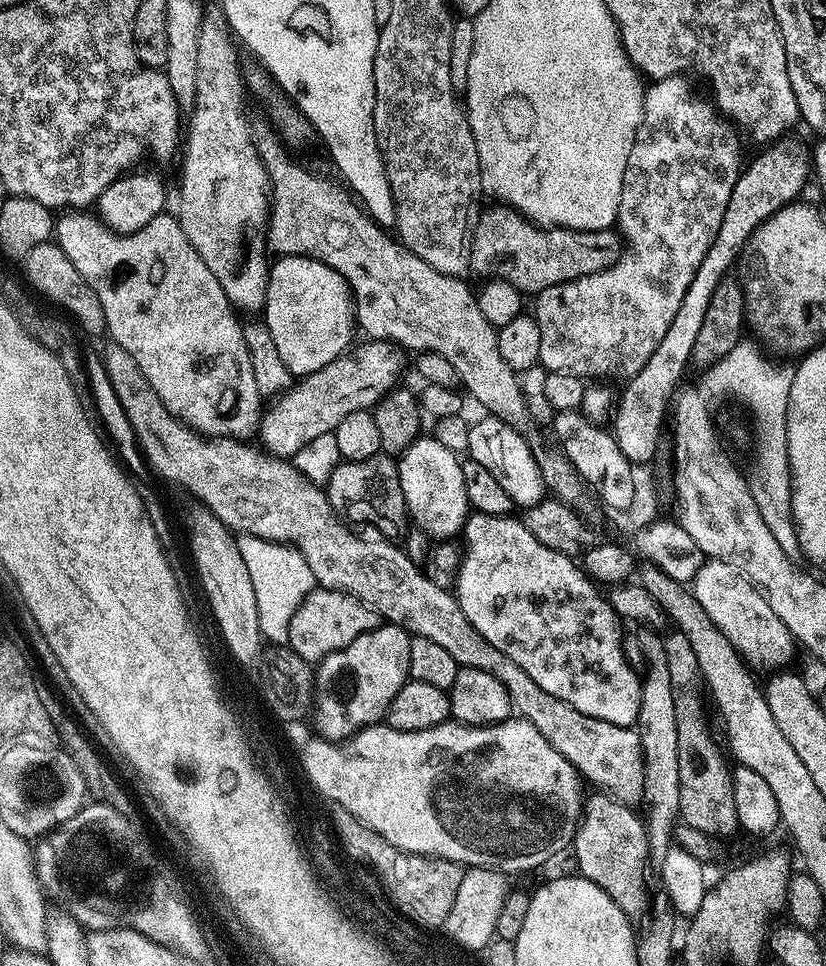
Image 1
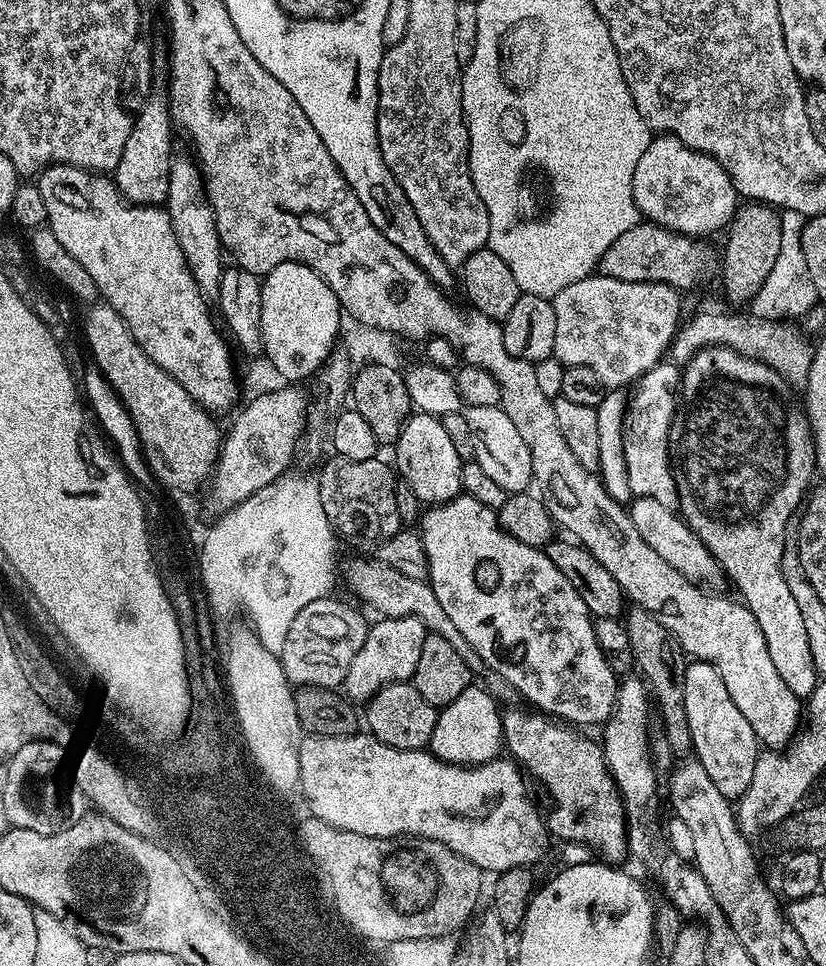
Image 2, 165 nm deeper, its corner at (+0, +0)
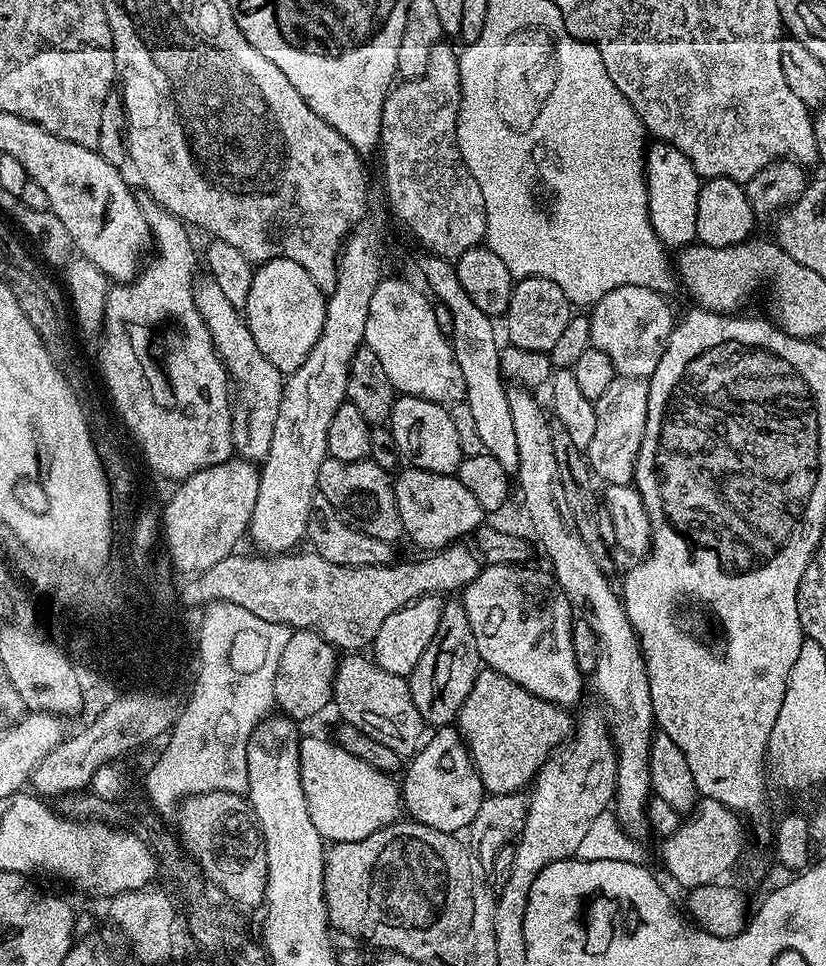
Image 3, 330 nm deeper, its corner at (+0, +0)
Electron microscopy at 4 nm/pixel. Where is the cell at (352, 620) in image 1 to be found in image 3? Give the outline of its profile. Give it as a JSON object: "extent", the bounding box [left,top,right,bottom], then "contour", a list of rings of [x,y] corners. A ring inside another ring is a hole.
{"extent":[275,630,338,722],"contour":[[[307,630],[293,631],[286,642],[286,650],[282,650],[282,658],[278,662],[275,707],[288,719],[297,722],[318,715],[327,704],[329,707],[333,703],[332,683],[336,677],[337,663],[338,650],[318,633]]]}

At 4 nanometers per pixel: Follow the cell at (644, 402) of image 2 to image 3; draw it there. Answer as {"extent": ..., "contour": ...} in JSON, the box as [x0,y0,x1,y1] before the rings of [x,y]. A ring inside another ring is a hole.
{"extent":[586,375,648,485],"contour":[[[617,375],[602,398],[594,401],[598,426],[586,450],[588,466],[605,485],[632,484],[636,475],[636,459],[646,434],[648,417],[648,381],[643,376]]]}

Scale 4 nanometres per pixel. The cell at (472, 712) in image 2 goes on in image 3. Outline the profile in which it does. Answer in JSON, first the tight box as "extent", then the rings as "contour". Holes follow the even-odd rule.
{"extent":[402,726,486,834],"contour":[[[452,726],[435,729],[421,743],[402,778],[403,811],[407,815],[409,812],[415,823],[425,824],[434,830],[453,834],[468,830],[486,797],[482,778],[472,764],[472,754],[459,731]]]}

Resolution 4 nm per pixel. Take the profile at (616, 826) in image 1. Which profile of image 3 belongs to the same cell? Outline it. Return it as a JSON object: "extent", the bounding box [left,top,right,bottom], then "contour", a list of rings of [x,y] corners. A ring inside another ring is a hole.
{"extent":[458,668,574,795],"contour":[[[493,668],[481,670],[470,694],[466,694],[466,702],[462,702],[458,731],[472,754],[485,793],[510,795],[527,789],[552,751],[571,737],[574,716],[568,712],[567,707],[535,696]]]}

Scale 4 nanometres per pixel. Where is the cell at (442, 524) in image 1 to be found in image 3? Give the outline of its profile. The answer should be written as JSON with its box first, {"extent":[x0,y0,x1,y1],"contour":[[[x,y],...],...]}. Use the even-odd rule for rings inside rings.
{"extent":[390,395,464,476],"contour":[[[397,395],[392,407],[390,427],[401,457],[411,467],[443,476],[451,476],[459,470],[464,455],[462,446],[458,446],[458,433],[454,430],[454,422],[450,422],[445,405],[427,401],[426,398]]]}

